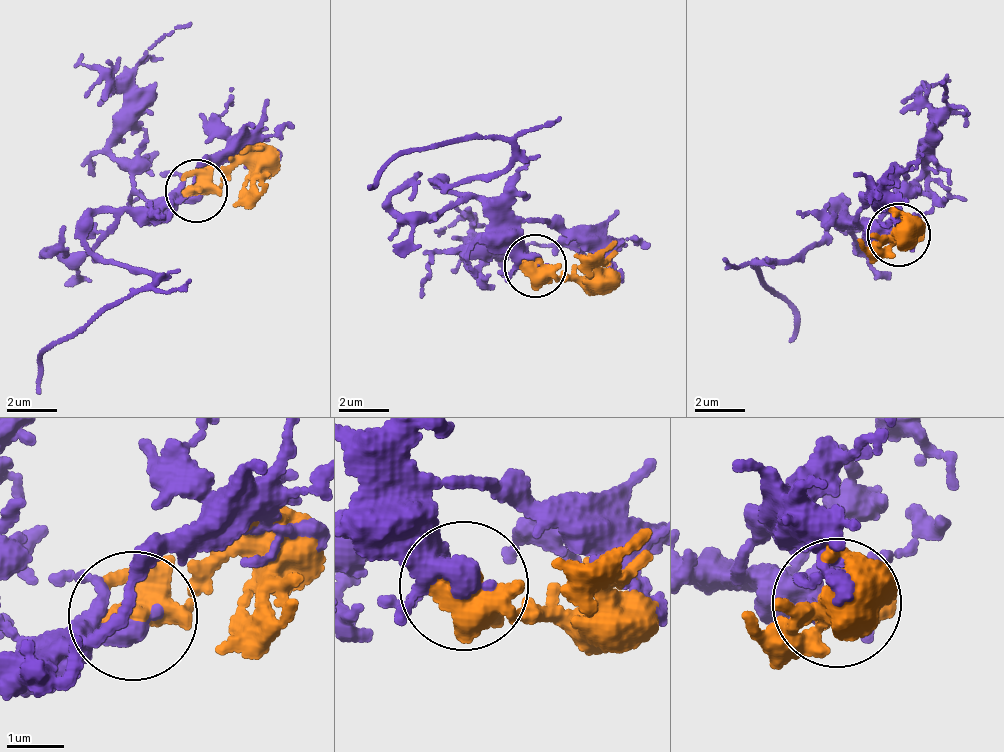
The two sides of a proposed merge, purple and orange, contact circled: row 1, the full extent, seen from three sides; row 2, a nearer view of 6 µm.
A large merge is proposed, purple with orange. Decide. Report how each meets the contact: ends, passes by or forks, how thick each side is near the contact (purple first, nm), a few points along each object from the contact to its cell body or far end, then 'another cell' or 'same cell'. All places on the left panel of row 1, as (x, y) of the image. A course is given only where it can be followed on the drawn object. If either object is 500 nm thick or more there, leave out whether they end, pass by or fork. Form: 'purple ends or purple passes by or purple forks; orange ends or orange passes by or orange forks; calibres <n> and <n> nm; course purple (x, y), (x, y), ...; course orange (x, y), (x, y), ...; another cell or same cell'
purple forks; orange forks; calibres 260 and 420 nm; course purple (195, 191), (93, 216), (95, 253), (135, 267), (154, 277), (41, 355), (35, 395); course orange (195, 191), (248, 165), (269, 183); another cell

